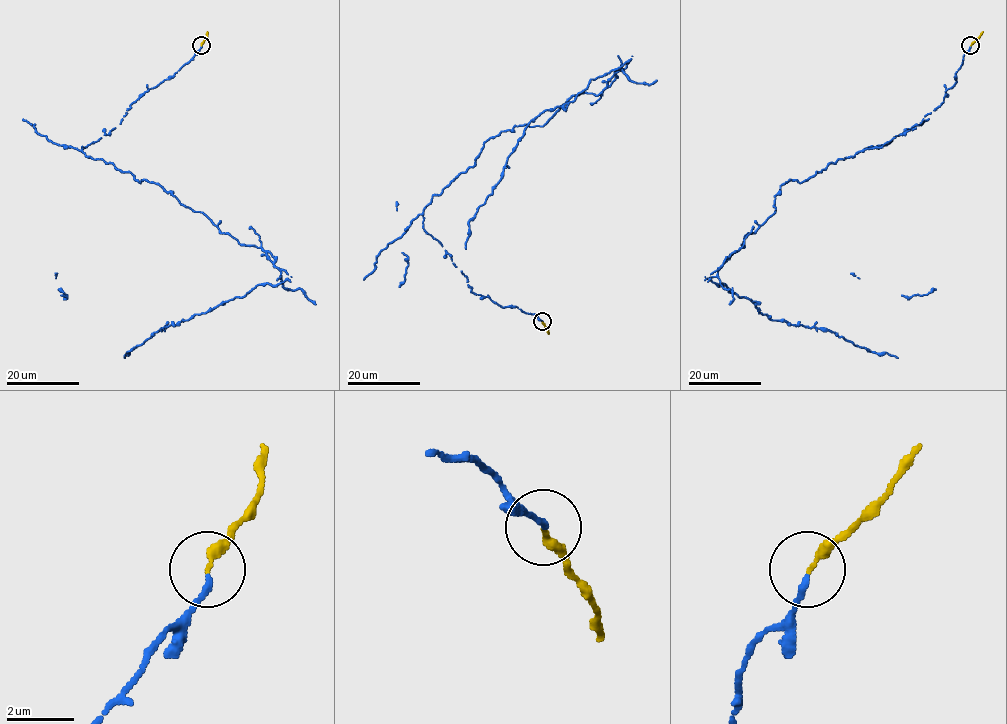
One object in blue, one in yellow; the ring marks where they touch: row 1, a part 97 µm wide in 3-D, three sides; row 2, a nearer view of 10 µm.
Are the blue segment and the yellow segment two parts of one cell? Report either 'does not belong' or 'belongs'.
belongs

